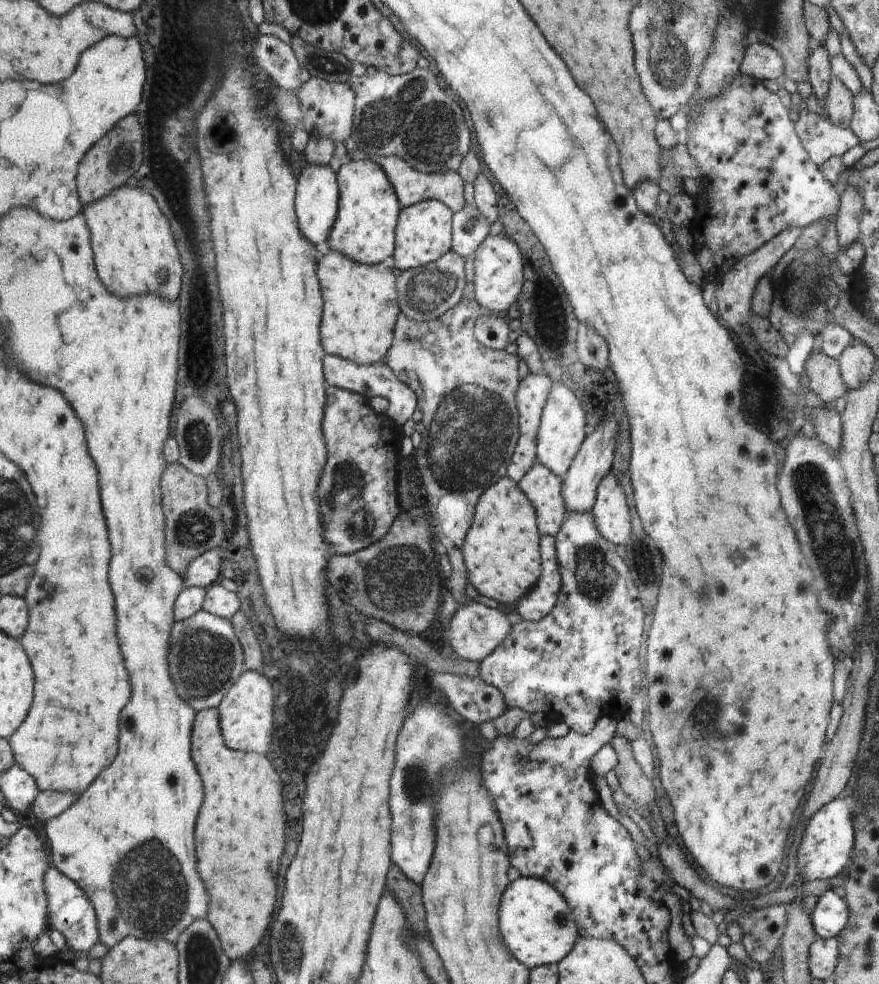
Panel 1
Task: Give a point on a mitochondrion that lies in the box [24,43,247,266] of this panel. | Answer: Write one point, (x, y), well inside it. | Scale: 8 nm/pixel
(165, 182)

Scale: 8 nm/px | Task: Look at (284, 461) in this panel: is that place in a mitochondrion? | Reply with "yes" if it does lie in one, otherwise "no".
no

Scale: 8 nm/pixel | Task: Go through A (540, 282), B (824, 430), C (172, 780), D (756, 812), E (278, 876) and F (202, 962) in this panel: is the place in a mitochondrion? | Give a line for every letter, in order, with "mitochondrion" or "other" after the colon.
A: mitochondrion
B: other
C: other
D: other
E: other
F: mitochondrion

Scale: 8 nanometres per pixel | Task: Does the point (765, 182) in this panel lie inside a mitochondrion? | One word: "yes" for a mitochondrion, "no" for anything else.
no

